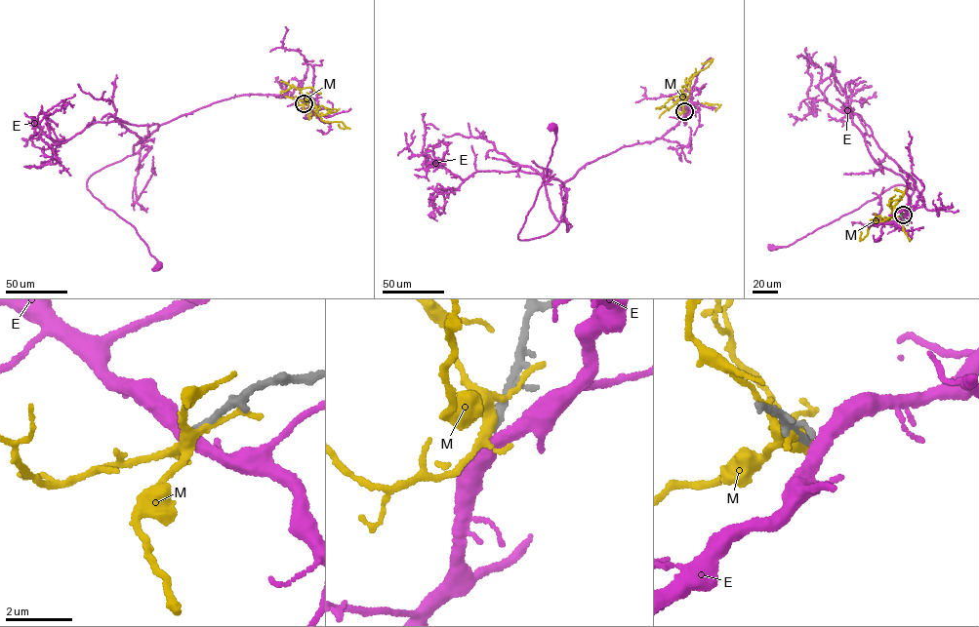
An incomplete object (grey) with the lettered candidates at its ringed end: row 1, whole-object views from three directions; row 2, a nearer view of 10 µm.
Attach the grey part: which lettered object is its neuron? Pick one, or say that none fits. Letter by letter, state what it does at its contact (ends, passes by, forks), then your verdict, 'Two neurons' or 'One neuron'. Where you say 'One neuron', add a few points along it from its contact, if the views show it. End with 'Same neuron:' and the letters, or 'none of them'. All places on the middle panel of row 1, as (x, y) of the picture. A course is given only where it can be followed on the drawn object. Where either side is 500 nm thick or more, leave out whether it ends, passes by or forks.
E: It passes by. Two neurons
M: It forks there. Two neurons
Same neuron: none of them

